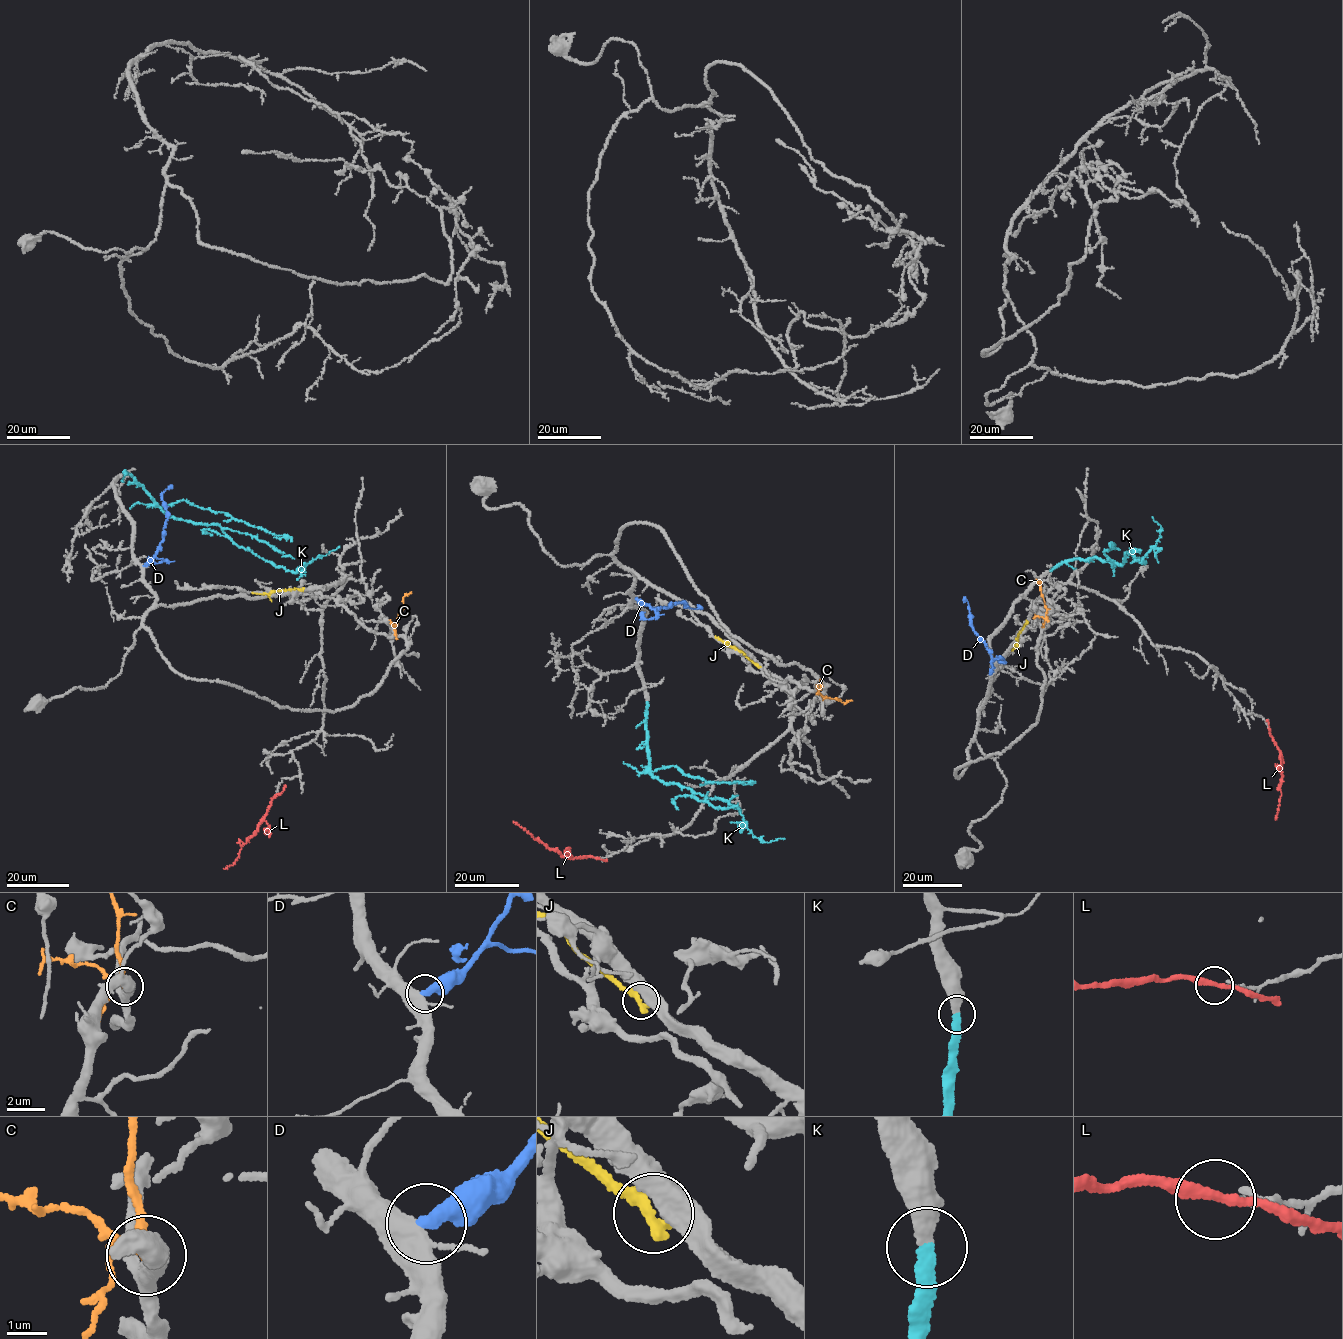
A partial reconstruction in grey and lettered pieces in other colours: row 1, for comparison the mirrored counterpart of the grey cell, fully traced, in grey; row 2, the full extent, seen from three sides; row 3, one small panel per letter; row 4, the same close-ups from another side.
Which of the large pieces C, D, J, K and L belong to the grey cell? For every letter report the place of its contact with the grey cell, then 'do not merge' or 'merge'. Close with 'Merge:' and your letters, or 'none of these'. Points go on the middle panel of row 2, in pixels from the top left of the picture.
C: contact (817, 692); do not merge
D: contact (636, 598); do not merge
J: contact (757, 666); do not merge
K: contact (647, 701); merge
L: contact (595, 858); do not merge
Merge: K

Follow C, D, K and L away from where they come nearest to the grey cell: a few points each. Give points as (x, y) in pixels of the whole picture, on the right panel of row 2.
C: (1047, 621), (1036, 579)
D: (990, 674), (990, 651), (972, 628), (968, 602), (963, 598)
K: (1050, 570), (1078, 558), (1120, 565), (1126, 553), (1145, 563), (1161, 527), (1152, 516)
L: (1270, 730), (1282, 762), (1283, 777), (1275, 820)

